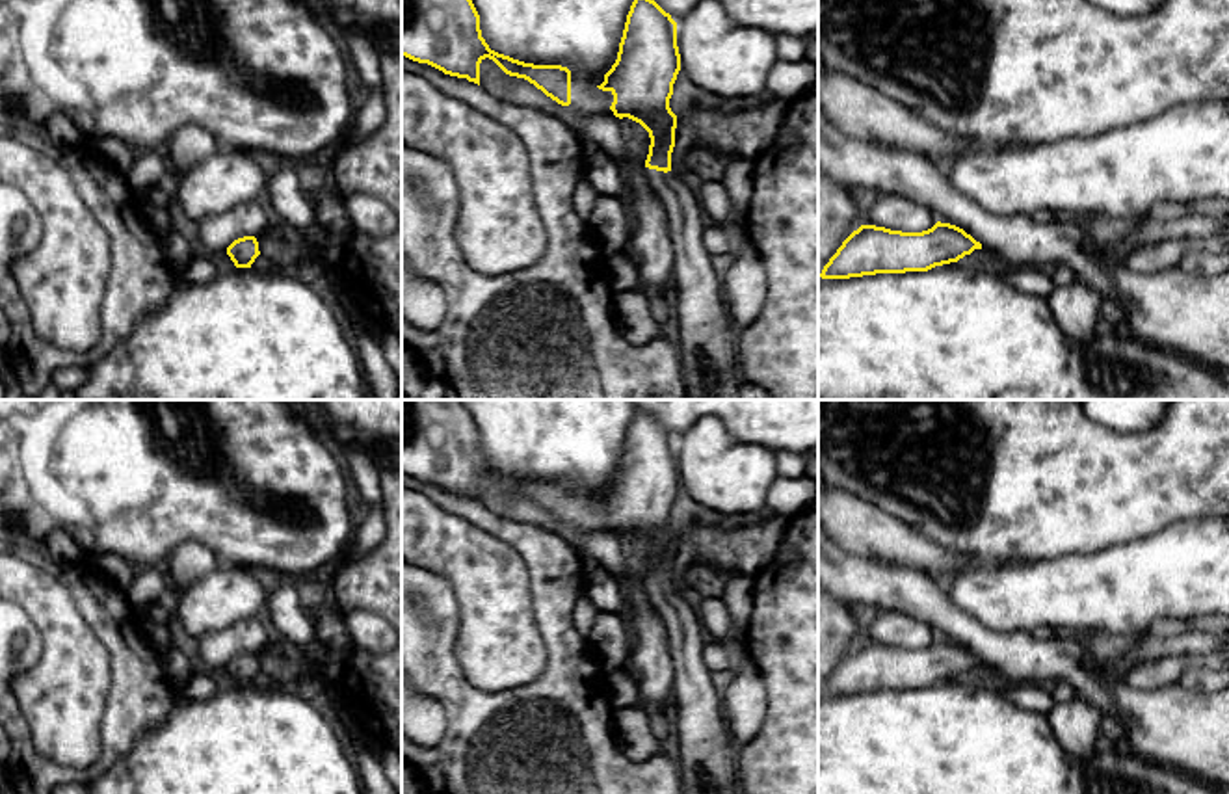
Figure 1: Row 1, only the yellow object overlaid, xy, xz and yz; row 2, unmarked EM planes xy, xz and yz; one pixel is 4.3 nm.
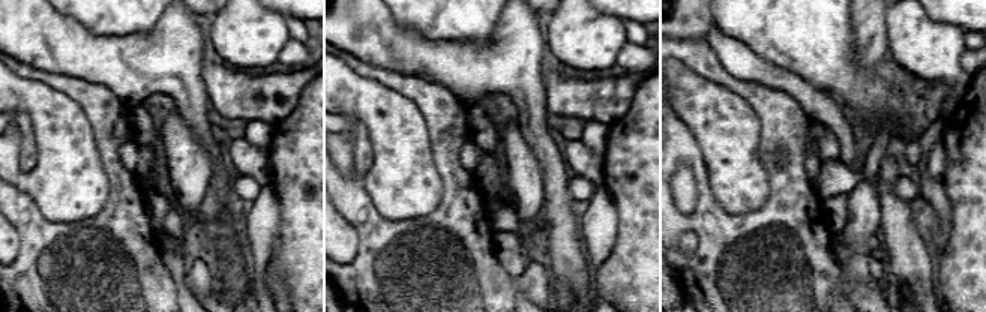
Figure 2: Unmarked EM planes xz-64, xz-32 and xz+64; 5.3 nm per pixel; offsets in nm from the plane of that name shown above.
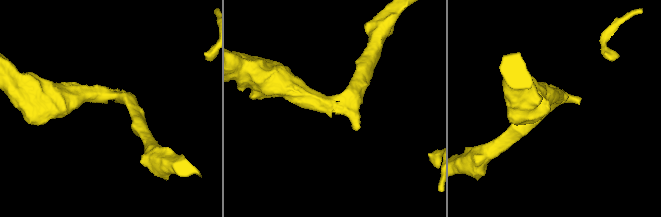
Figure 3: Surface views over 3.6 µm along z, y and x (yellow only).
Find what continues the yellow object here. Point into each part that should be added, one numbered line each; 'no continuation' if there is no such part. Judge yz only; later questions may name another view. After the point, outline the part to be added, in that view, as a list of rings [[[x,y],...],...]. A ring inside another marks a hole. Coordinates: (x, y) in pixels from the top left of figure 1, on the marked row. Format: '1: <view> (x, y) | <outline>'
no continuation

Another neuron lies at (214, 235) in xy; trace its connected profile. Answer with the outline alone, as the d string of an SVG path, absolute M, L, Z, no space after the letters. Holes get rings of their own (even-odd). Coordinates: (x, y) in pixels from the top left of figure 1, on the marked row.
M257 203L236 205L234 208L205 218L197 223L197 247L212 257L244 236L260 236L268 227L268 216Z

